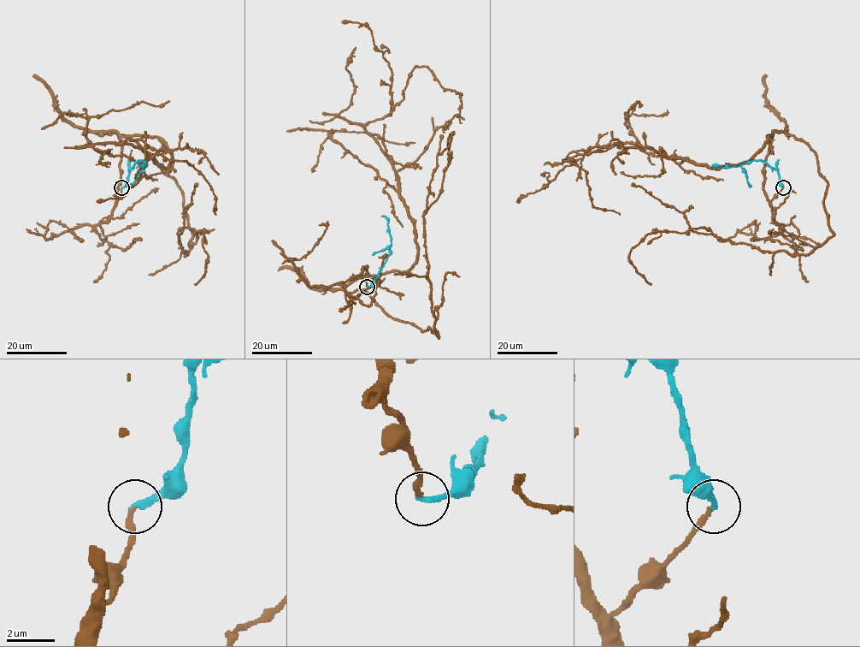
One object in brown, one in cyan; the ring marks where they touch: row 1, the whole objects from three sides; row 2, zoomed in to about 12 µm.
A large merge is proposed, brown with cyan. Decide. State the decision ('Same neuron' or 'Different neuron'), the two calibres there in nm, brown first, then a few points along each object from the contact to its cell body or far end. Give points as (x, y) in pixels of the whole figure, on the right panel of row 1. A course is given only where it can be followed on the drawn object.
Same neuron. Thickness 220 nm (brown) against 240 nm. Course of brown: (782, 187), (763, 188), (774, 132), (816, 156), (833, 234), (789, 254), (653, 232), (628, 254), (650, 285). Course of cyan: (783, 187), (778, 172), (762, 160), (724, 167), (713, 165), (713, 168)

